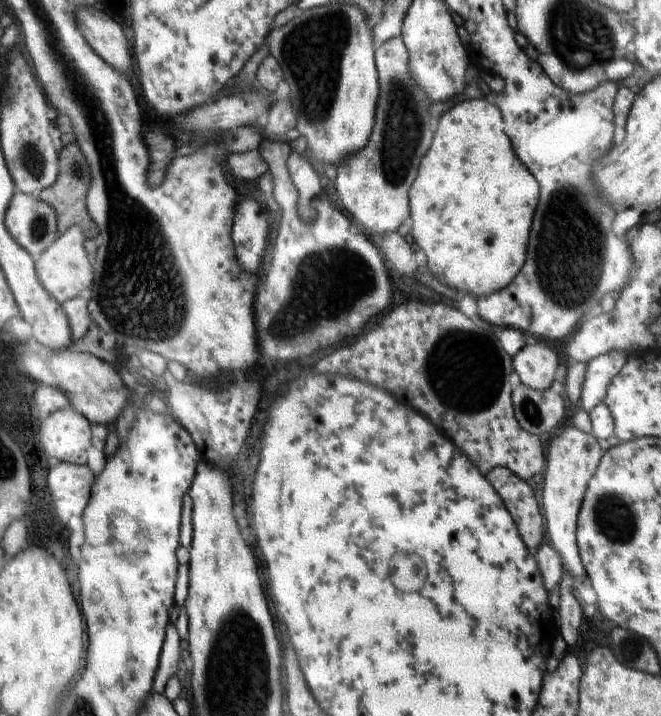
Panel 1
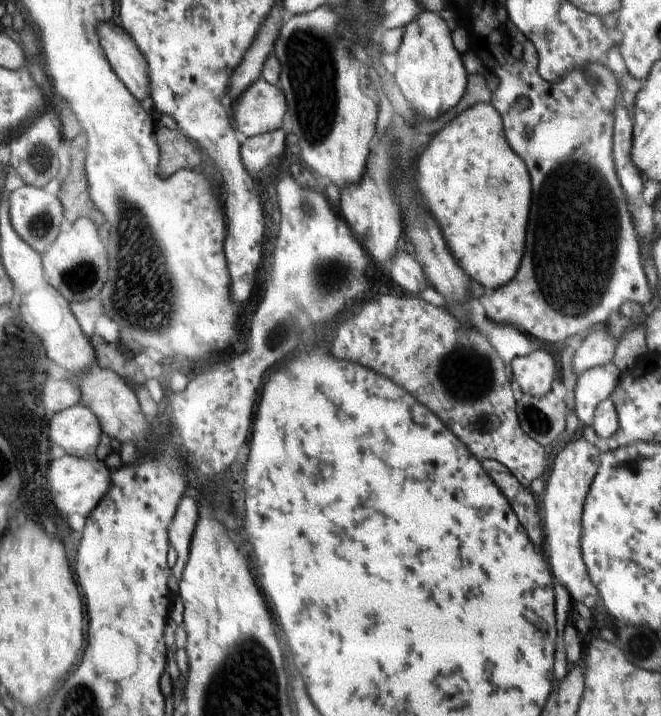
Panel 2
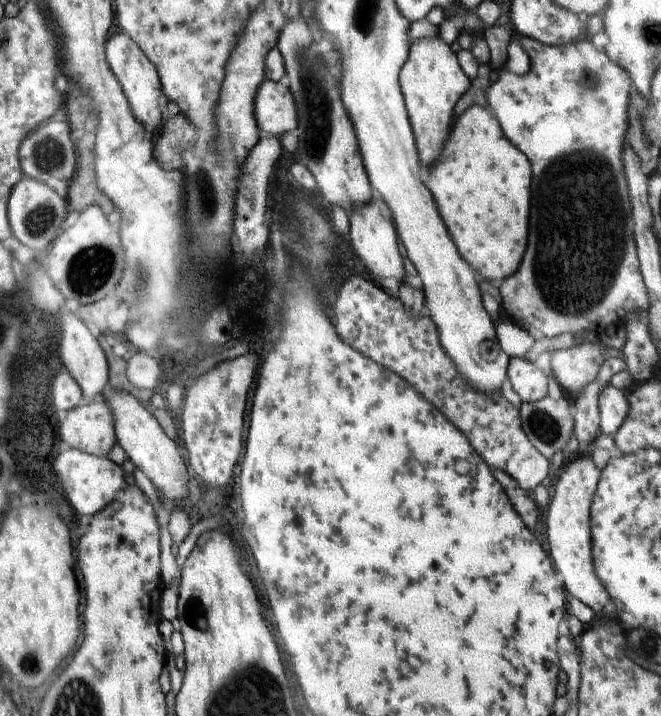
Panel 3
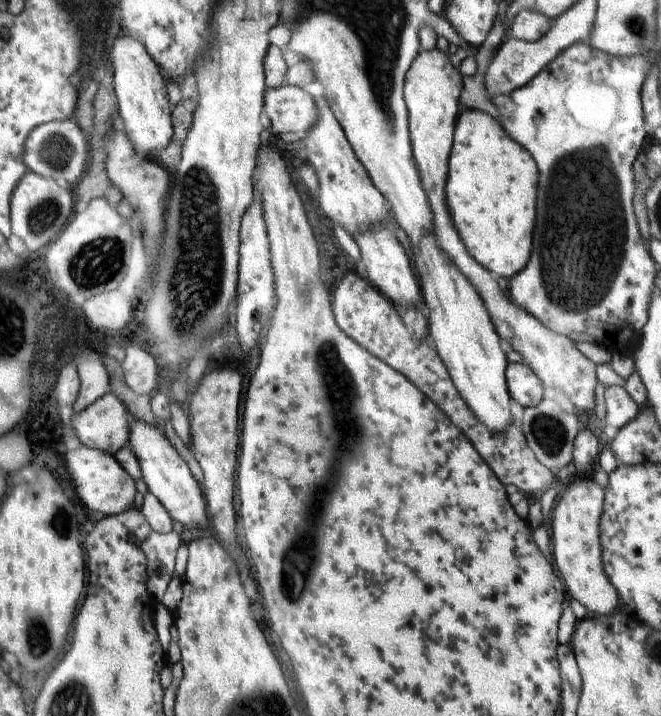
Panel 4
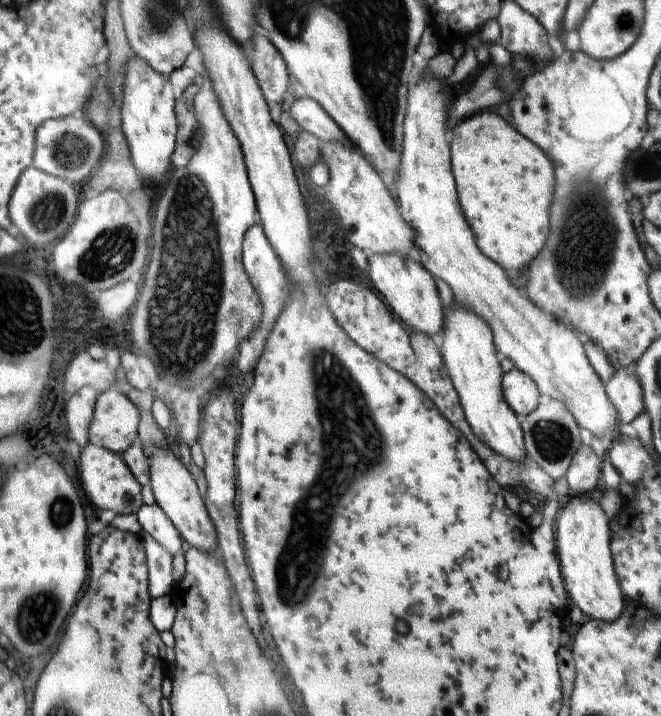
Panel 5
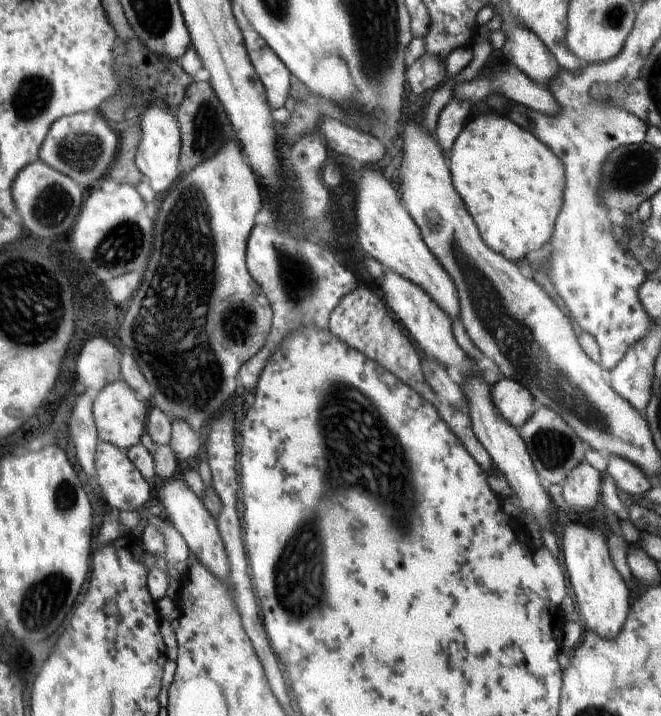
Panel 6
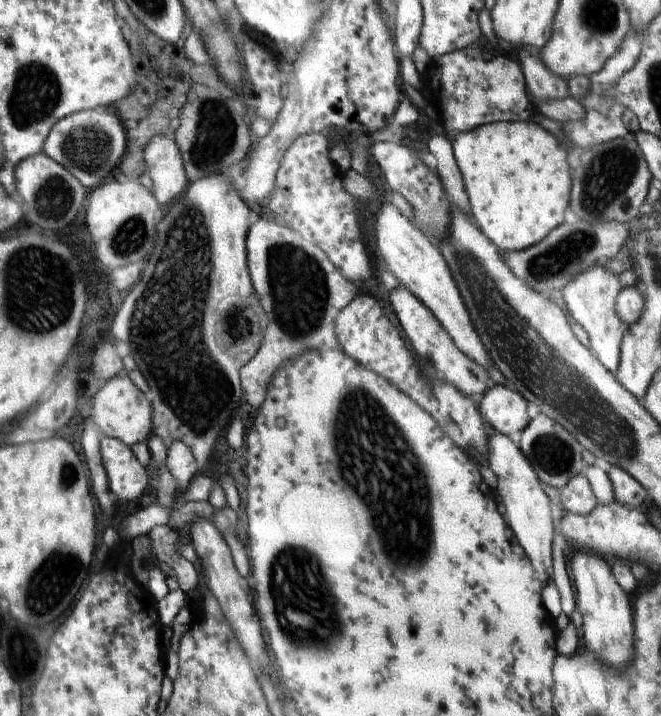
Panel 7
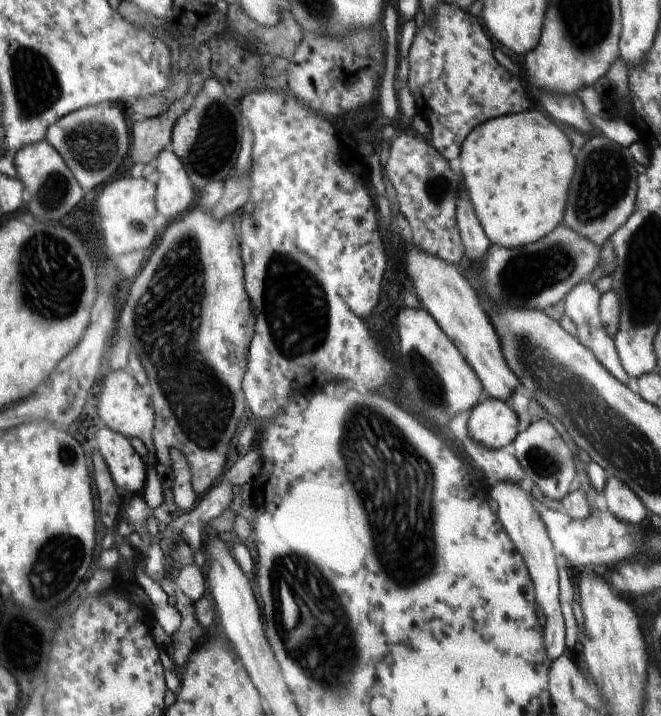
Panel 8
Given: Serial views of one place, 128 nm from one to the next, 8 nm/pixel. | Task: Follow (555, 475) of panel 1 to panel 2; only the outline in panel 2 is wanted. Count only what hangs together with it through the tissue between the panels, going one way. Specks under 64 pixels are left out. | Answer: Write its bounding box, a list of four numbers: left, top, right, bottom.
[539,434,601,609]

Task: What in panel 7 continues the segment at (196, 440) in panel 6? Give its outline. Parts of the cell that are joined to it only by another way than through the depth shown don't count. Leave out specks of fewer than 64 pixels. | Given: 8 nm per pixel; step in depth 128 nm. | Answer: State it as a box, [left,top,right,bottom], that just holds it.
[165,440,198,491]

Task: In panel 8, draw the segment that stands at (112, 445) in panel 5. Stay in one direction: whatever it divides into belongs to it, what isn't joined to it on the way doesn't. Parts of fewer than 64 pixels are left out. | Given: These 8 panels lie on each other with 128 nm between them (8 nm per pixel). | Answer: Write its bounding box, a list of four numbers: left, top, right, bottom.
[97,370,155,454]

